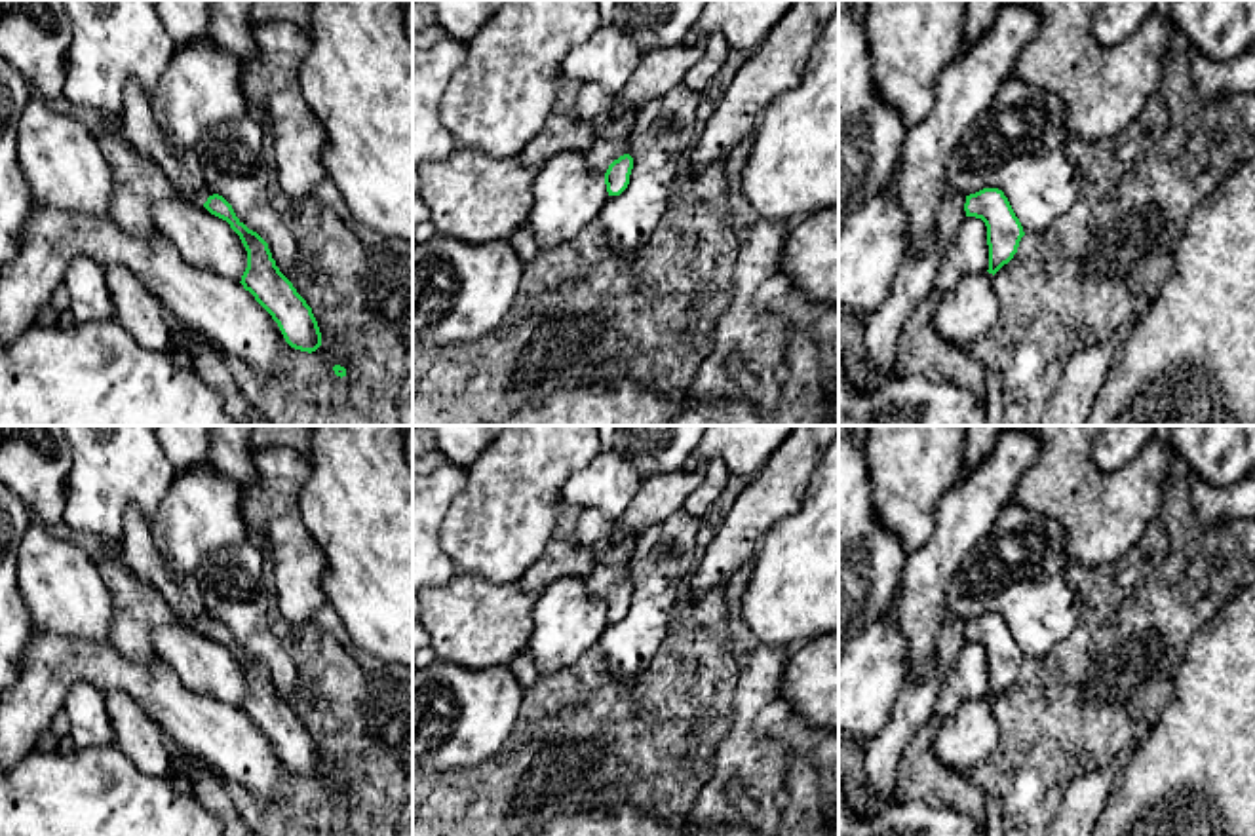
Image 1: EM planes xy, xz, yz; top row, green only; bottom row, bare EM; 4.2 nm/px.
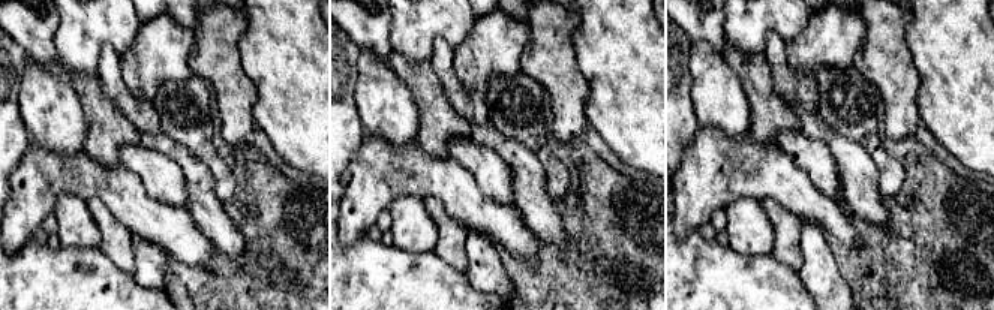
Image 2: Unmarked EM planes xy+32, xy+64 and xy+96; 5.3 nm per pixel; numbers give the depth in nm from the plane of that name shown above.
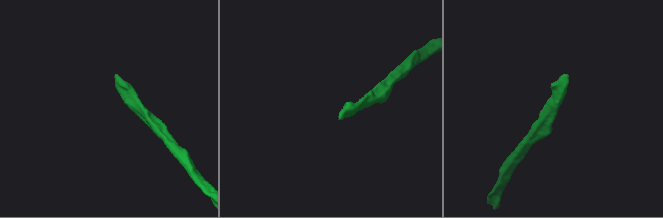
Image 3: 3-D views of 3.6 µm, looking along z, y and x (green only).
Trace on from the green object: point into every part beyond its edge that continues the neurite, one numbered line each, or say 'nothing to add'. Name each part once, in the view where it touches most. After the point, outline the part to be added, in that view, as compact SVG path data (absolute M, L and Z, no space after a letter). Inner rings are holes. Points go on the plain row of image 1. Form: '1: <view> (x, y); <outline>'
1: xz (601, 580); M628 564L624 566L595 566L586 578L588 593L593 598L605 600L608 591L628 580Z

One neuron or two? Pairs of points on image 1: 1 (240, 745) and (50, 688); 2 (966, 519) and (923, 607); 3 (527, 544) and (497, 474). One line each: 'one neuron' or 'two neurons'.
1: one neuron
2: one neuron
3: one neuron

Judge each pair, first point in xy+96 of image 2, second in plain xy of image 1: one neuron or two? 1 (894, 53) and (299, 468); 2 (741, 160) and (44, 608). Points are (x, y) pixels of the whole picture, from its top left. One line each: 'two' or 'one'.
1: one
2: two

